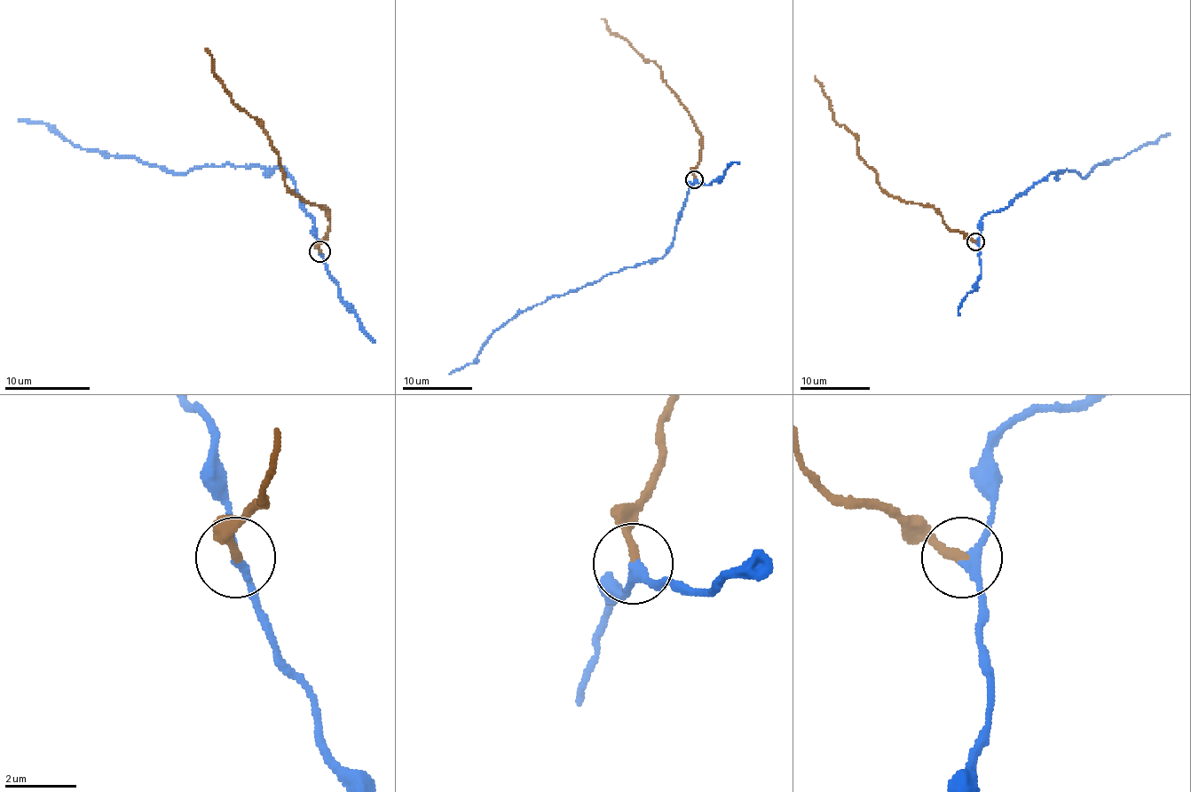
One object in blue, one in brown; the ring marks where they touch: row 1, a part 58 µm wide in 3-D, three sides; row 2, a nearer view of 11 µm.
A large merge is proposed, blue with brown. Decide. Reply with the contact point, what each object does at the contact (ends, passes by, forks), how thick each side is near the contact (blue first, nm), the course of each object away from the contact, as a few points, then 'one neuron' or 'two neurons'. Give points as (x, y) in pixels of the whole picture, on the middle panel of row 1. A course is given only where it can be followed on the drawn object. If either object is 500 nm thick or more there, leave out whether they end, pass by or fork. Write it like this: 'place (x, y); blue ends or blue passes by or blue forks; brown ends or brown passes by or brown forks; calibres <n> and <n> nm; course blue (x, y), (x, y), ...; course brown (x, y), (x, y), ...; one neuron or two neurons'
place (694, 179); blue passes by; brown ends; calibres 240 and 280 nm; course blue (694, 179), (676, 224), (673, 244), (664, 255), (519, 311), (496, 330), (472, 363), (449, 374); course brown (694, 179), (703, 138), (676, 94), (664, 82), (660, 69), (624, 38), (611, 33), (601, 19); one neuron

